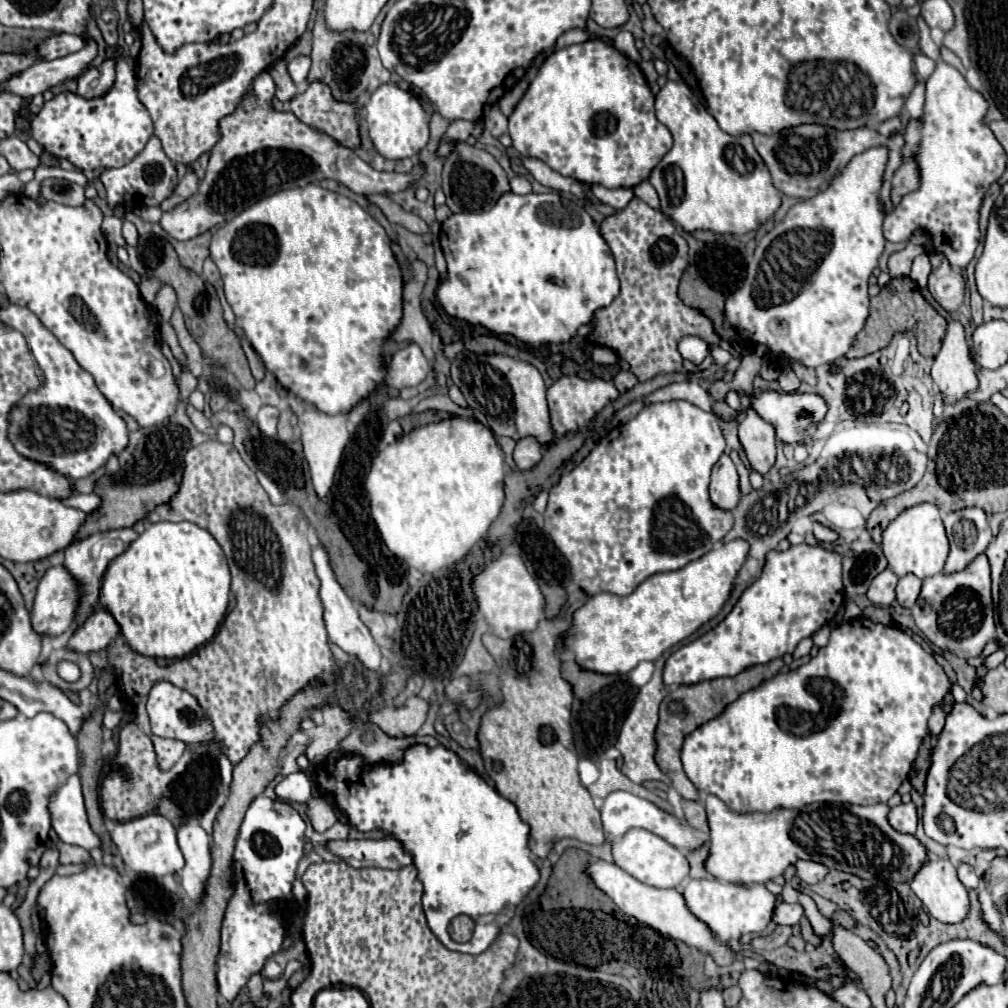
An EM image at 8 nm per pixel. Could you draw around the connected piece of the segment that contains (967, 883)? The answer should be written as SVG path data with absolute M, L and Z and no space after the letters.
M958 865L958 879L966 889L978 889L980 887L980 877L970 865Z

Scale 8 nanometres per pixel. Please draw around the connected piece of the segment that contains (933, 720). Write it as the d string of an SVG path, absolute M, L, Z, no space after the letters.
M934 707L934 713L932 713L932 717L930 717L930 723L928 723L930 737L936 737L936 735L940 735L940 731L944 729L944 719L946 719L946 715L944 715L942 707Z

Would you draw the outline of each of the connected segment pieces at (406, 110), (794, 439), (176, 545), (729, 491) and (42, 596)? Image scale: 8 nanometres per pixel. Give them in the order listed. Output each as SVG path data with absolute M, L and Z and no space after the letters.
M394 83L380 85L368 97L368 101L364 105L364 113L366 113L370 139L376 147L376 151L386 159L400 161L400 159L416 157L426 147L426 143L430 139L430 129L428 129L430 117L428 117L428 113L424 111L420 101L410 91L404 91Z
M766 391L762 395L754 395L752 399L742 395L742 405L748 407L752 405L760 417L770 421L776 427L776 439L782 443L804 443L808 441L806 437L806 427L812 423L818 423L826 415L826 403L820 395L812 393L776 393L776 391Z
M160 521L150 523L144 533L108 565L100 589L100 603L114 615L126 643L134 651L148 657L182 657L214 637L228 609L230 583L232 577L226 555L208 531L188 521Z
M724 453L712 469L710 501L722 511L734 511L740 501L740 477L728 453Z
M60 565L50 567L42 577L32 609L32 627L38 635L58 637L68 631L76 617L78 585Z

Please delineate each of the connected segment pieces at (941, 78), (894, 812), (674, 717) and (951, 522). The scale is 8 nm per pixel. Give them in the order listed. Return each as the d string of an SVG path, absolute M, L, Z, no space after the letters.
M938 61L936 71L926 83L924 121L910 121L906 125L904 157L916 153L920 165L920 189L908 193L898 203L896 211L884 219L884 237L900 243L922 229L930 233L934 251L948 257L954 269L962 269L974 257L978 247L978 209L986 189L1004 173L1006 153L996 141L988 125L982 123L986 115L986 99L968 87L966 79L948 63Z
M902 803L898 807L890 809L890 825L900 831L900 833L916 833L918 825L918 815L916 815L916 805L914 803Z
M774 659L768 665L758 665L758 667L750 667L744 673L736 675L736 677L726 677L726 679L712 679L712 681L704 681L692 687L672 687L670 693L664 697L662 705L660 705L660 723L656 729L656 741L658 741L658 751L656 751L656 761L660 765L660 769L672 779L672 787L684 797L684 799L692 799L698 801L698 789L694 787L694 783L684 775L684 767L680 763L680 747L684 745L684 737L692 731L696 731L696 727L716 719L718 715L724 713L724 709L734 703L742 693L758 687L762 681L772 679L774 675L780 673L780 669L784 667L782 659Z
M968 507L944 515L946 535L950 539L950 555L944 565L946 573L962 571L978 553L986 551L992 531L984 509Z

